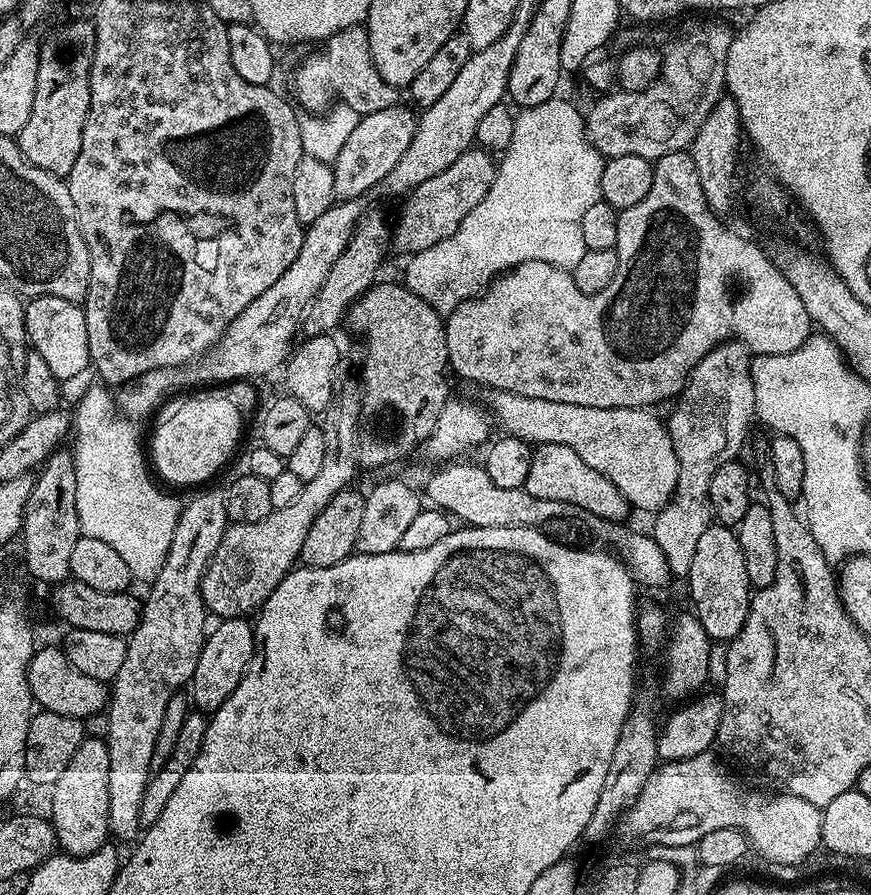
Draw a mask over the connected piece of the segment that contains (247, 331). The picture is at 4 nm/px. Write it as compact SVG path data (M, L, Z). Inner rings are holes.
M363 199L333 202L326 214L305 227L302 250L286 274L282 274L282 278L278 278L270 290L262 290L262 294L258 294L258 298L254 298L254 302L250 302L250 306L246 306L246 310L242 310L242 314L230 322L211 351L181 367L150 370L137 380L131 380L115 393L117 409L129 420L141 422L148 415L149 419L173 394L183 393L193 386L216 386L219 380L248 380L256 378L254 376L264 376L276 367L277 371L287 361L290 349L301 331L304 314L318 294L322 282L326 282L330 266L338 262L342 250L346 250L356 232L358 222L364 217L364 203Z

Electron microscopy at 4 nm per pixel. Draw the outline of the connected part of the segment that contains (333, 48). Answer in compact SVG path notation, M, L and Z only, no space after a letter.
M355 24L346 30L338 30L338 34L328 37L323 48L324 52L310 53L296 72L295 103L301 109L304 107L305 113L323 113L330 104L328 96L336 96L332 98L350 106L361 116L374 114L374 110L386 110L398 103L398 89L386 83L374 66L367 27Z

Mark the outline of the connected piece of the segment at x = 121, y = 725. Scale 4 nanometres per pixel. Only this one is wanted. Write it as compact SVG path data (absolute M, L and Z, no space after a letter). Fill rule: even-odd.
M204 492L185 503L180 510L178 526L174 526L174 538L170 538L170 550L166 554L166 562L162 562L162 570L158 570L158 578L151 581L148 597L143 597L140 609L140 621L131 636L127 637L128 649L122 662L122 670L118 670L116 679L110 684L110 699L106 705L108 717L108 734L106 743L110 754L110 818L108 830L113 841L135 841L141 835L138 810L142 808L142 794L148 785L148 777L154 769L154 742L158 740L158 726L162 724L162 714L170 698L181 691L180 688L191 681L194 666L198 666L198 654L204 645L206 627L204 616L206 609L200 593L200 583L204 571L212 556L218 550L218 542L222 542L224 529L230 521L224 505L224 493Z

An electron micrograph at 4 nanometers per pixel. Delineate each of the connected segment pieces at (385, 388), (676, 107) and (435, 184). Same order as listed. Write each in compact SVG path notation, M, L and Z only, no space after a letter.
M377 282L371 288L367 288L357 300L348 307L346 313L347 323L352 323L352 328L358 335L364 339L364 376L362 375L362 408L365 413L372 412L372 416L376 420L392 420L388 424L388 428L384 424L380 424L376 428L376 432L365 431L360 437L360 462L366 469L368 468L384 468L387 464L396 464L399 460L404 460L412 451L417 451L418 446L423 445L426 438L430 438L430 430L434 430L434 426L438 423L438 414L442 414L442 406L446 406L446 402L450 399L448 392L448 376L450 377L450 365L448 363L448 351L446 350L446 338L444 337L444 320L441 313L434 310L434 306L430 306L430 302L422 302L422 298L418 298L418 294L411 292L403 283L383 284Z
M700 24L682 33L668 49L663 49L660 76L653 84L646 86L646 90L612 90L601 95L592 109L587 109L588 141L605 158L634 154L655 162L671 152L685 151L700 132L702 122L706 122L706 114L710 114L721 96L725 95L726 54L730 54L733 35L733 29L724 24Z
M473 146L462 153L451 166L446 166L442 174L434 174L434 178L422 182L422 186L413 188L403 201L405 204L400 208L400 217L394 220L391 247L411 254L430 250L430 246L442 242L442 238L450 238L454 230L462 226L462 218L466 218L466 214L470 214L470 210L474 210L474 206L478 206L478 202L486 198L486 190L490 190L496 177L496 165L493 153Z

